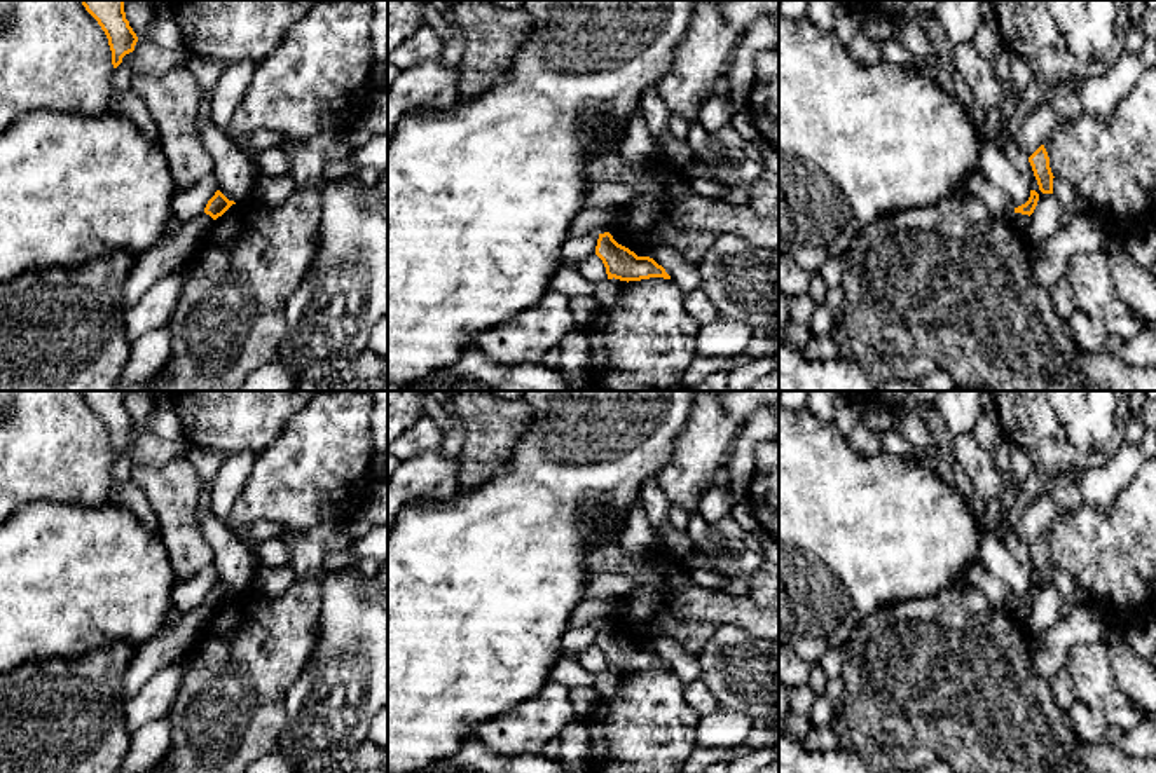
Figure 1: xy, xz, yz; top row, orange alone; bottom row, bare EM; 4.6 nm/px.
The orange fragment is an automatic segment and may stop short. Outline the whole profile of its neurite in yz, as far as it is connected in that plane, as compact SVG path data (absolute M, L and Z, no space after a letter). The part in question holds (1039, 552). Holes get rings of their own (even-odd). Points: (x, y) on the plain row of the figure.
M1041 536L1030 548L1029 553L1032 557L1034 567L1037 571L1039 581L1042 585L1053 585L1053 564L1049 558L1049 548L1048 543L1044 539L1044 536Z

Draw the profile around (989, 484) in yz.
M971 433L946 438L950 455L966 469L974 499L980 504L981 525L992 530L1029 571L1030 579L1039 585L1037 597L1030 605L1029 630L1036 637L1049 630L1060 619L1060 593L1055 585L1042 585L1029 553L1029 544L1016 530L1018 520L1008 518L1002 508L1004 494L1015 485L1015 475L997 469L990 452L980 447Z

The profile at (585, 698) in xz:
M576 686L569 689L569 700L575 707L576 717L587 719L594 714L602 696L595 686Z

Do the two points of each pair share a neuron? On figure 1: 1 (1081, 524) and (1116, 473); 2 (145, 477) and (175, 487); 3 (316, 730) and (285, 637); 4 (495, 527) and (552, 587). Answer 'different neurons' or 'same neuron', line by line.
1: different neurons
2: same neuron
3: different neurons
4: same neuron

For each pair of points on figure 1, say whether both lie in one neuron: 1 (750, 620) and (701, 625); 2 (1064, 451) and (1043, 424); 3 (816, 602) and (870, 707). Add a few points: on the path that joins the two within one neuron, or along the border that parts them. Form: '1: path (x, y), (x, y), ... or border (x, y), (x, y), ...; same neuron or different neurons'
1: path (737, 615), (713, 615); same neuron
2: path (1057, 445), (1043, 431); same neuron
3: border (870, 615), (851, 632), (842, 646); different neurons

